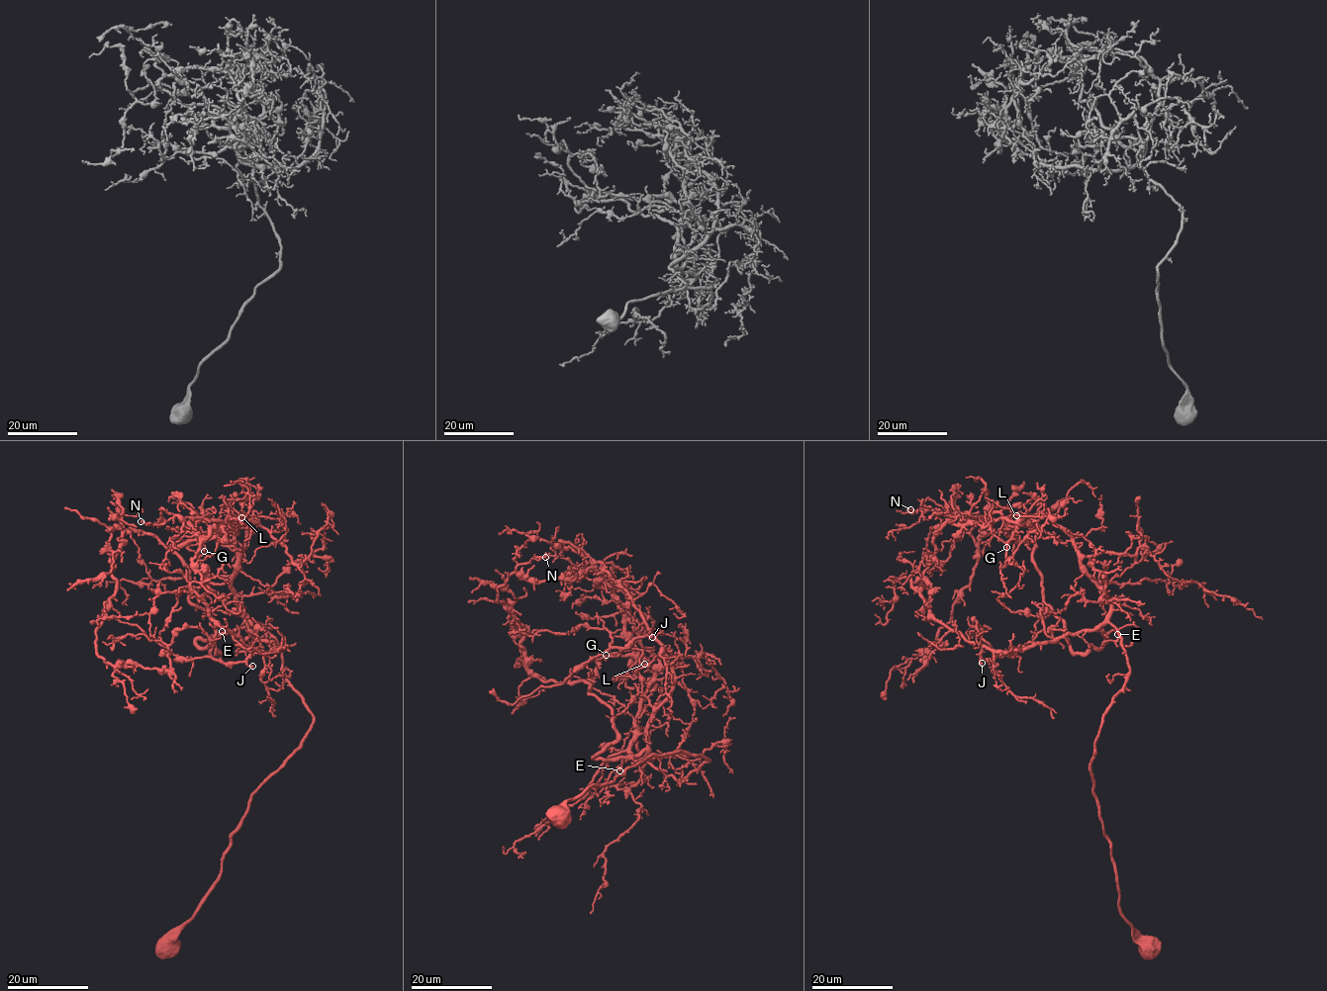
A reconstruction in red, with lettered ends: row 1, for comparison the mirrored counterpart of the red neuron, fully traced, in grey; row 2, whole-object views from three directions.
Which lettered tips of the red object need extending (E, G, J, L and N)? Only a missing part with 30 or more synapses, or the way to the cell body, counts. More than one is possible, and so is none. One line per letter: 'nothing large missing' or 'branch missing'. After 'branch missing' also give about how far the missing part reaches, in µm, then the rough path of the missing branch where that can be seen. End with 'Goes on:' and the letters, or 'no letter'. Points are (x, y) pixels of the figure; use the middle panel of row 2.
E: nothing large missing
G: nothing large missing
J: nothing large missing
L: nothing large missing
N: nothing large missing
Goes on: no letter

